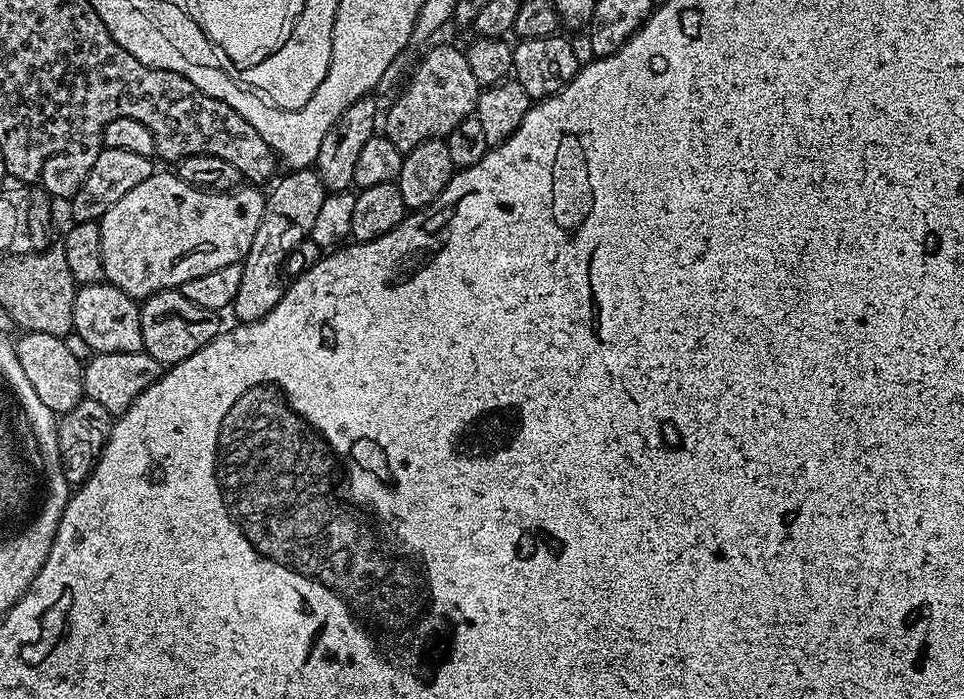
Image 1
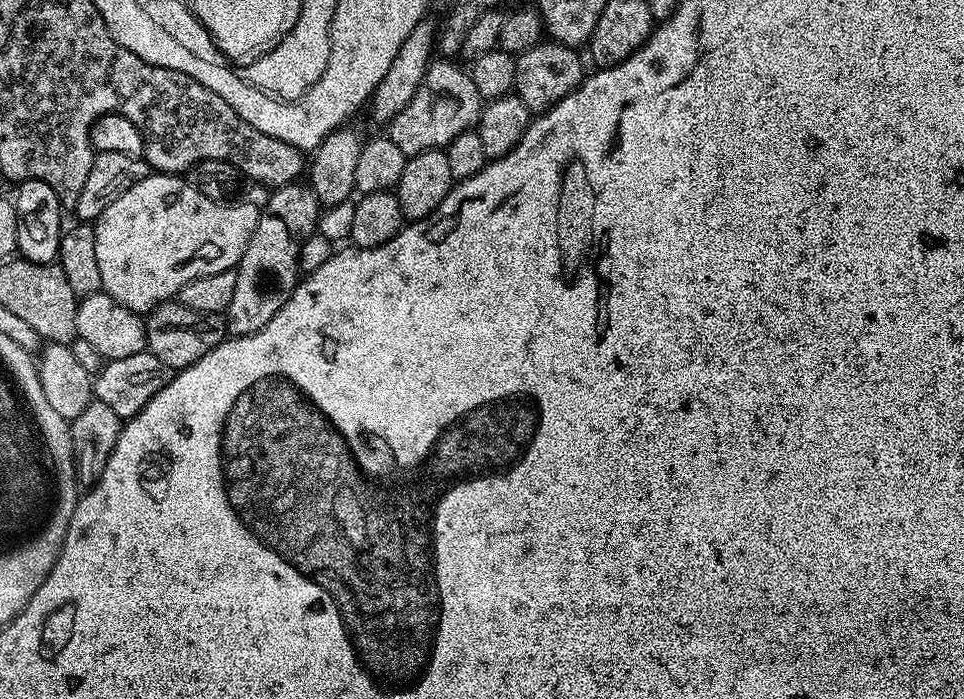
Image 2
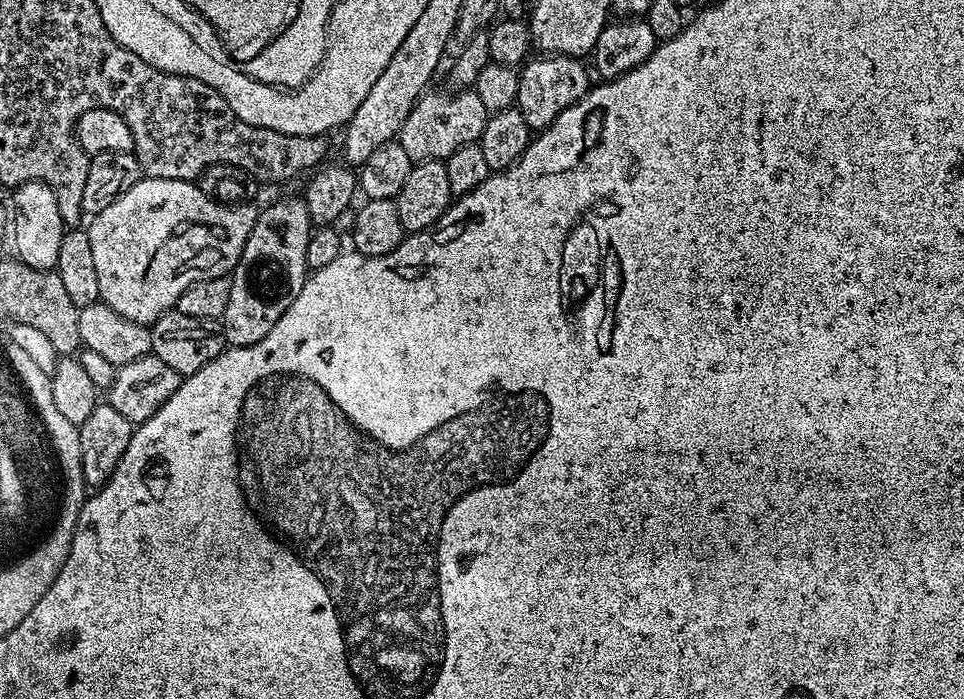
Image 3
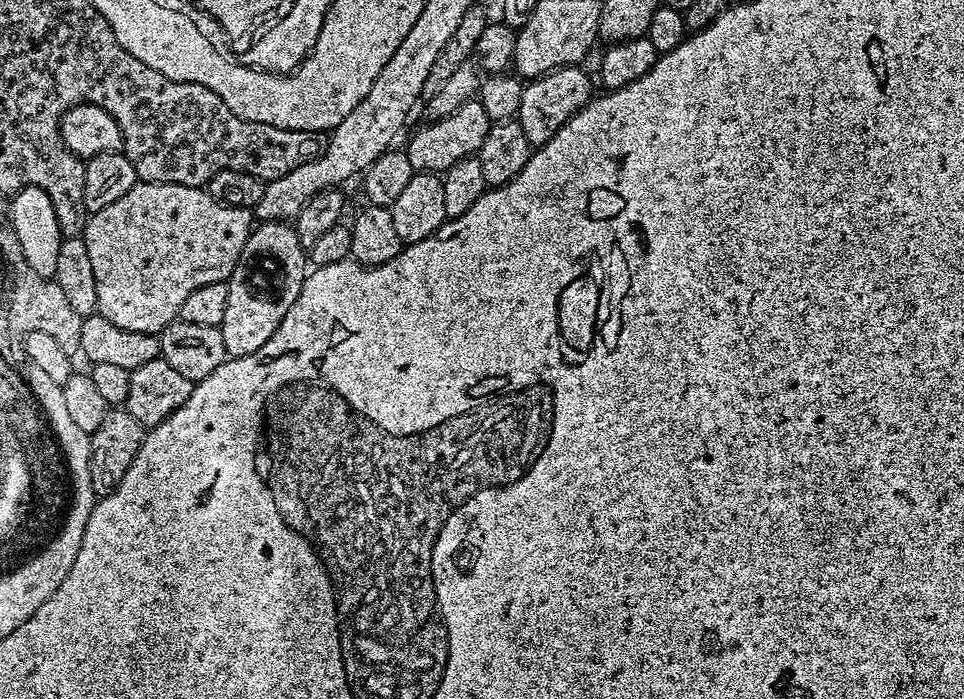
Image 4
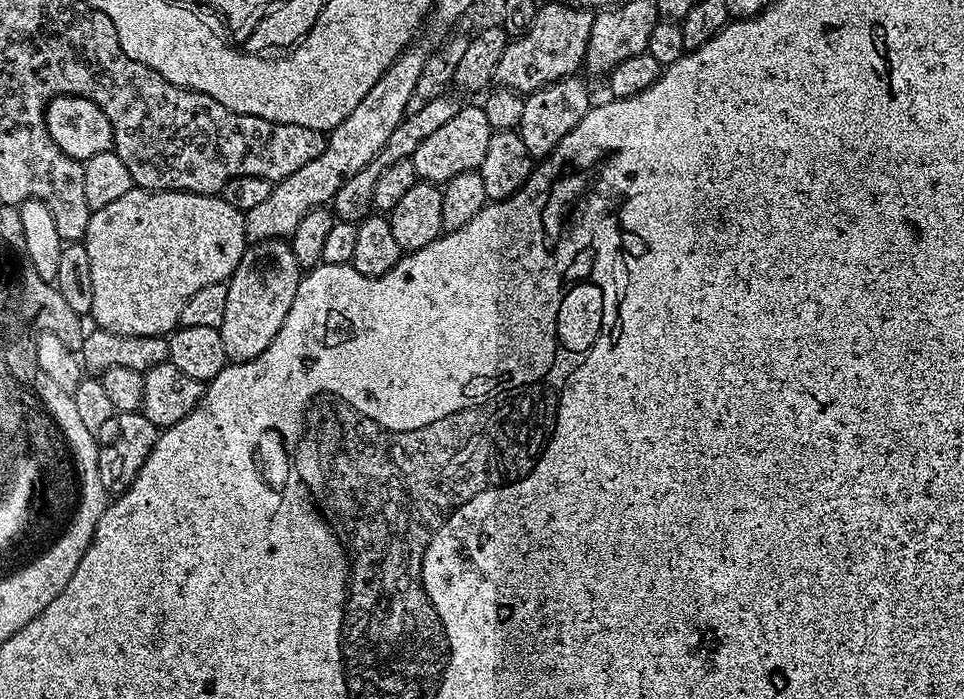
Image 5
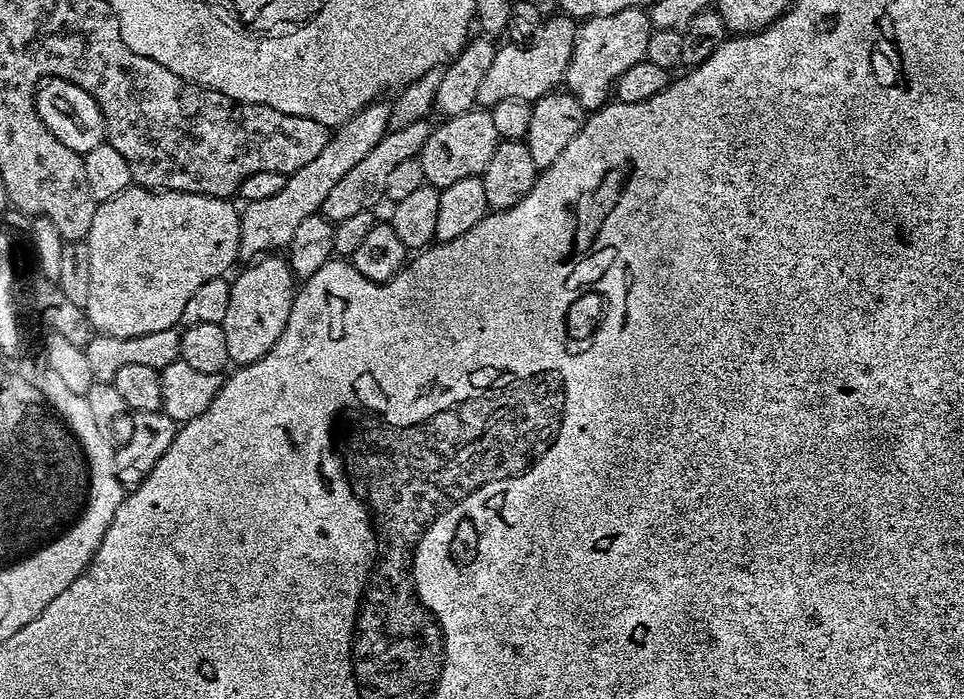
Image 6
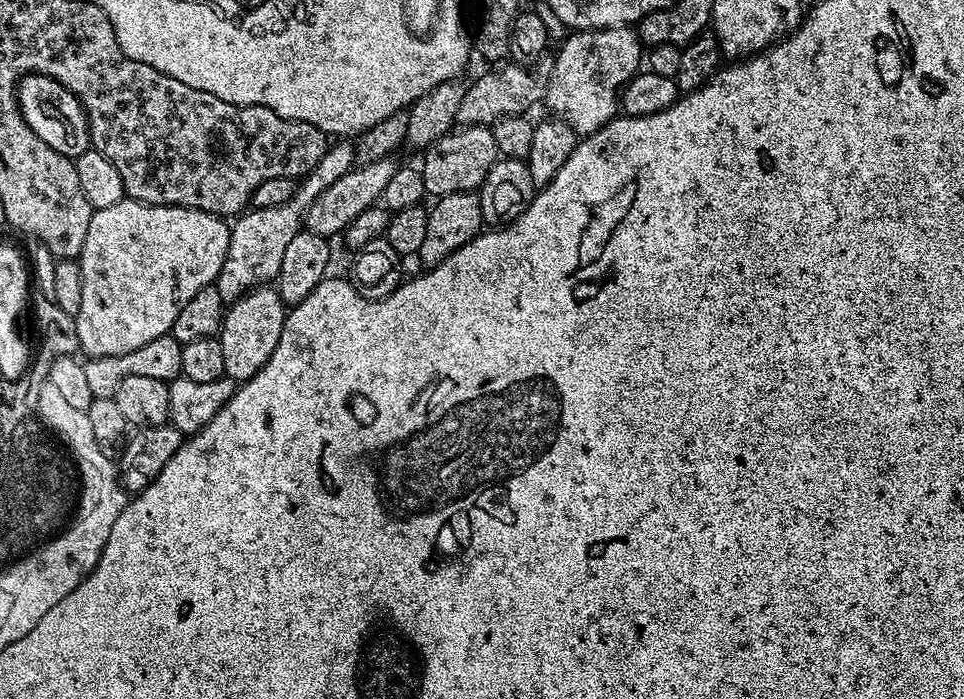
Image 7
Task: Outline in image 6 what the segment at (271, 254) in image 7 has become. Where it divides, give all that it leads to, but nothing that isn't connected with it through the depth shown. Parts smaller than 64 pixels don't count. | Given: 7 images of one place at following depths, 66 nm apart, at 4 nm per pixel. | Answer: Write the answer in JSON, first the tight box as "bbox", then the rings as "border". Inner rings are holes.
{"bbox":[240,102,389,258],"border":[[[373,102],[365,106],[361,112],[356,112],[352,119],[339,125],[329,135],[326,146],[322,146],[322,154],[314,158],[306,166],[302,166],[296,172],[291,173],[285,179],[282,190],[263,202],[250,202],[244,204],[240,212],[240,253],[241,257],[259,258],[265,254],[276,254],[287,249],[290,238],[294,238],[294,230],[302,222],[302,218],[310,218],[317,215],[326,202],[326,194],[338,183],[341,178],[370,150],[374,150],[384,133],[389,131],[388,126],[389,105],[384,102]]]}

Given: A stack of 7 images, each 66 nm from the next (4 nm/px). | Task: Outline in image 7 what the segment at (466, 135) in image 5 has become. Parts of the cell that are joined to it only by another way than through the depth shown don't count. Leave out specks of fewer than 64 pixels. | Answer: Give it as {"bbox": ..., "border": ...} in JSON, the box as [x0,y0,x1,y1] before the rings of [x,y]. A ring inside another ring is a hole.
{"bbox":[419,124,498,198],"border":[[[474,124],[460,126],[438,138],[429,148],[423,149],[424,164],[419,165],[425,193],[429,197],[439,198],[446,194],[476,192],[480,184],[490,174],[490,166],[498,159],[496,143],[491,127]]]}

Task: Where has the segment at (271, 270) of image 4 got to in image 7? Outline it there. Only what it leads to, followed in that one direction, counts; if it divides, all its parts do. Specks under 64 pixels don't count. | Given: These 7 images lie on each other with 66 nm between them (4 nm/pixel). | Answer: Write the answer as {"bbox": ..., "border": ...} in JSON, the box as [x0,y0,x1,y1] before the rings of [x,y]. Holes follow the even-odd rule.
{"bbox":[218,286,286,382],"border":[[[272,286],[254,288],[251,292],[245,292],[239,300],[231,301],[227,305],[218,337],[222,346],[224,375],[237,382],[254,378],[254,374],[266,366],[270,354],[274,354],[278,338],[282,338],[285,315],[286,306],[280,293]]]}

